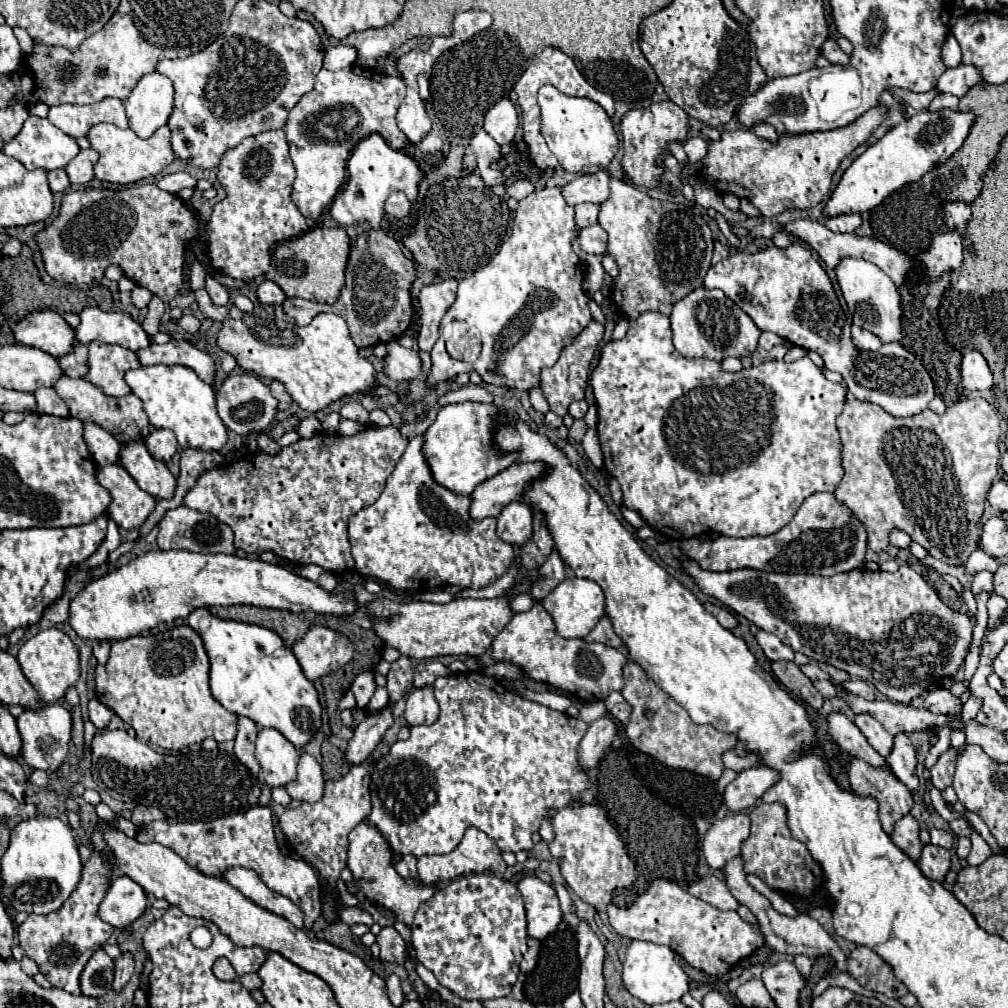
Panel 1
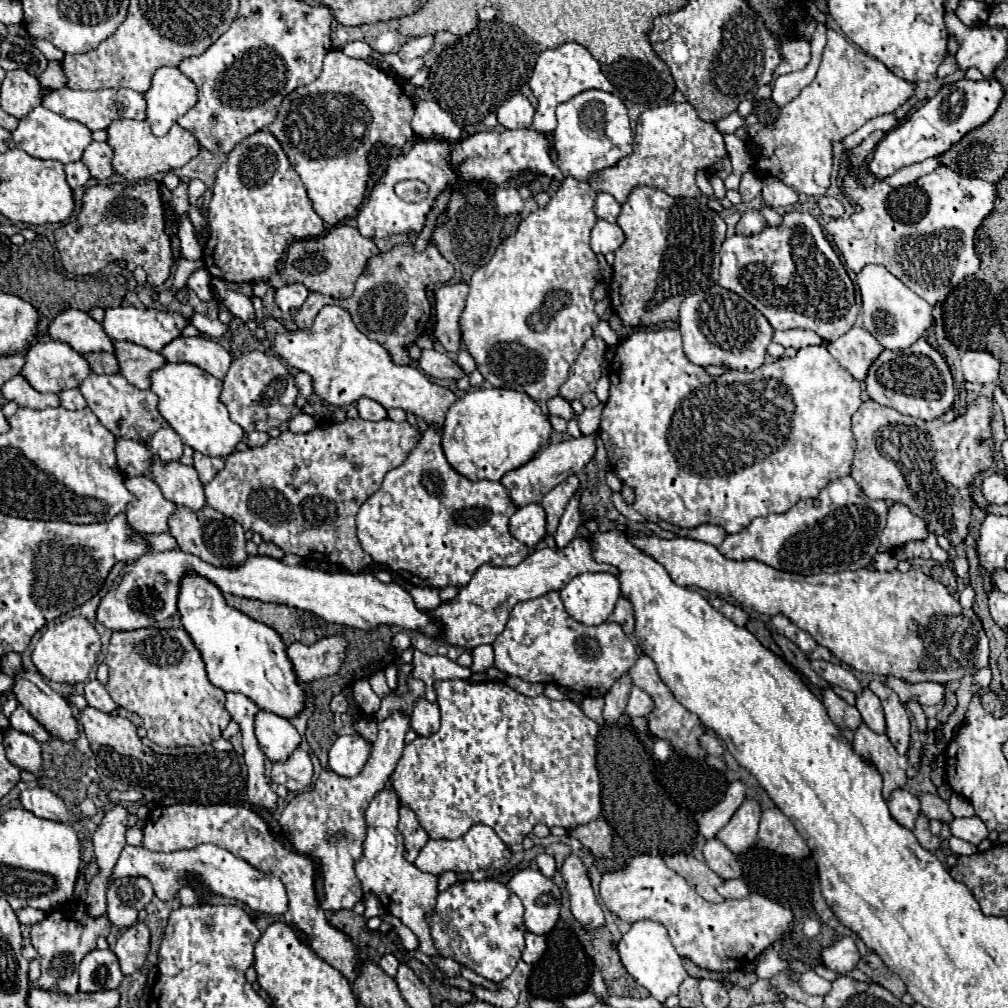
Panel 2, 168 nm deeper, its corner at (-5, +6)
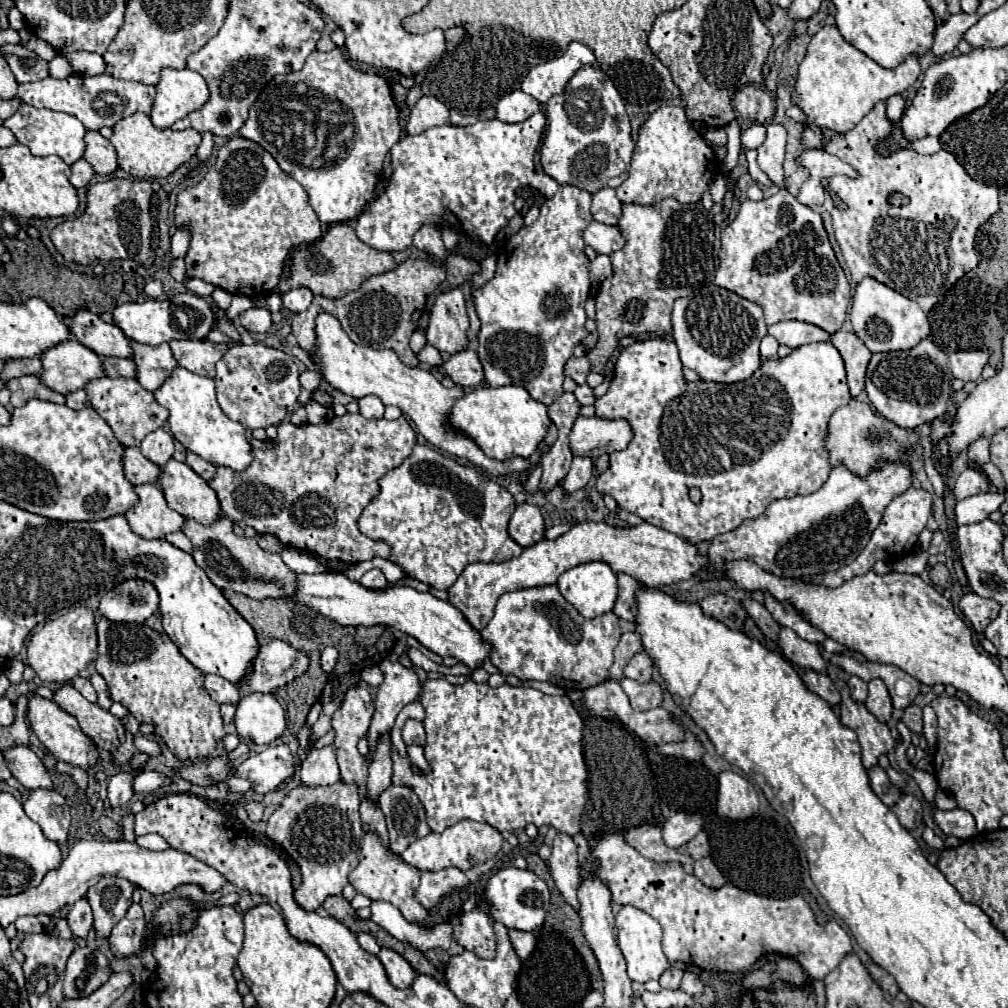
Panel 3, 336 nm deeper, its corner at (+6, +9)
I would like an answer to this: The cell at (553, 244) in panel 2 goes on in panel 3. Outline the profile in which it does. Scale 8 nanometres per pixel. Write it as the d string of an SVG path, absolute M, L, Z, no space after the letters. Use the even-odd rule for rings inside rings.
M561 185L559 191L541 205L537 221L531 227L521 227L519 233L509 239L507 251L499 255L495 277L485 287L473 291L477 315L481 319L477 355L485 371L485 381L491 387L521 385L545 405L551 405L563 395L565 363L573 355L573 349L587 337L583 305L591 281L589 259L583 251L583 229L593 221L589 207L591 193L573 185Z

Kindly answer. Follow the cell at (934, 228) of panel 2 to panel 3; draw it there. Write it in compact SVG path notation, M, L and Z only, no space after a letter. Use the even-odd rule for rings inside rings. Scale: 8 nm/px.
M885 101L875 103L875 107L849 133L825 129L823 149L829 155L835 155L841 161L849 163L859 173L859 177L855 179L845 175L829 177L829 185L853 185L851 207L831 211L835 239L841 247L841 253L847 261L847 267L855 283L859 283L863 277L873 277L879 283L891 287L893 291L899 291L901 295L917 301L923 311L931 311L939 297L949 287L953 287L957 279L961 279L967 271L977 267L979 257L975 251L975 235L977 229L999 211L997 189L973 181L959 165L955 155L945 149L939 149L933 155L921 155L909 147L891 147L891 133L893 125L885 115Z

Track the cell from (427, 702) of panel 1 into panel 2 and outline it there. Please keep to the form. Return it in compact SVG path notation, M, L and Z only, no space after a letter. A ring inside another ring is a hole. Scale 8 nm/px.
M418 698L414 702L414 710L410 716L410 726L420 736L430 736L440 728L440 708L438 702L430 702L426 698Z

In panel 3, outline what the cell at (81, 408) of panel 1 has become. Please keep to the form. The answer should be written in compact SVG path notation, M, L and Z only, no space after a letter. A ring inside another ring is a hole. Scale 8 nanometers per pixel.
M103 377L103 379L97 379L97 381L89 381L85 391L87 391L87 397L89 397L93 409L97 409L97 413L111 425L115 437L125 447L139 447L147 433L157 431L169 419L169 411L165 407L161 407L155 401L153 393L143 389L137 379Z

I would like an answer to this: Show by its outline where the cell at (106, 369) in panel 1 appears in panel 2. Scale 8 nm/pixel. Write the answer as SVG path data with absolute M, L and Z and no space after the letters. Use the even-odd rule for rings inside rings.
M112 342L114 344L114 356L120 366L120 374L136 388L150 388L148 384L148 372L160 368L166 360L144 346L132 344L132 342Z

